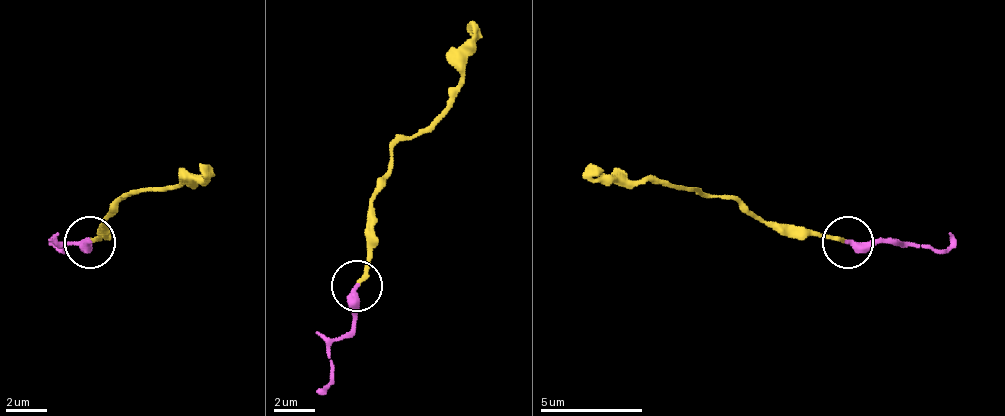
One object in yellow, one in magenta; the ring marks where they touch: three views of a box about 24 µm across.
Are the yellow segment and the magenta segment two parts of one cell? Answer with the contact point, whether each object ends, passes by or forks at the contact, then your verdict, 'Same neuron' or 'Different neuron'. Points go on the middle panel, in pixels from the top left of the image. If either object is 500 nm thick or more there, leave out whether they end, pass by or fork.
Place: (357, 286). At the ring yellow ends. At the ring magenta ends. Same neuron

